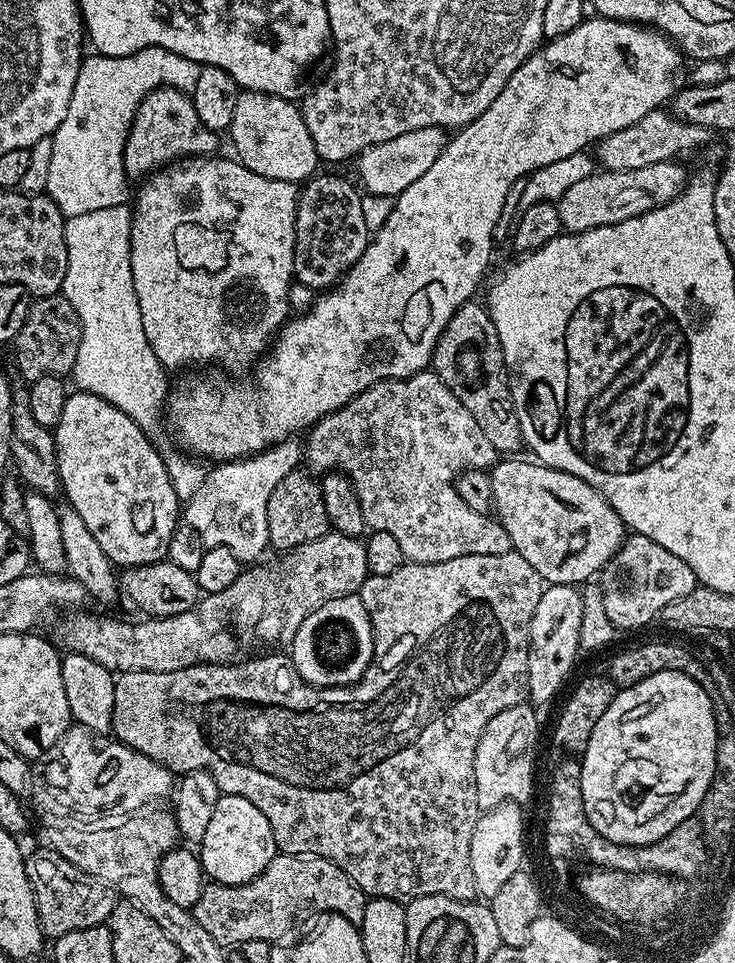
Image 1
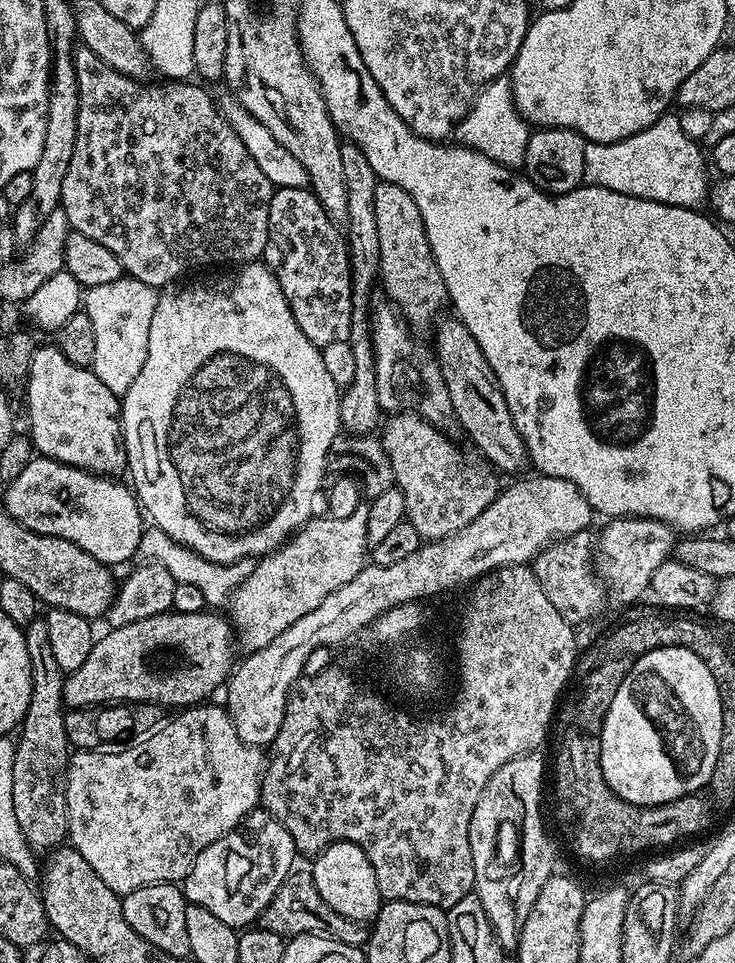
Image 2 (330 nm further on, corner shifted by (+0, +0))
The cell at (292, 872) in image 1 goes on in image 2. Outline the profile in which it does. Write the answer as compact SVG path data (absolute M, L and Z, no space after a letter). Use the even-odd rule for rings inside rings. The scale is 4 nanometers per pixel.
M297 867L289 872L288 876L278 886L270 906L260 916L259 927L270 930L274 934L291 938L293 936L330 936L344 944L363 945L368 939L369 929L363 923L342 918L330 906L322 894L318 894L318 886L314 886L314 878L307 867Z

